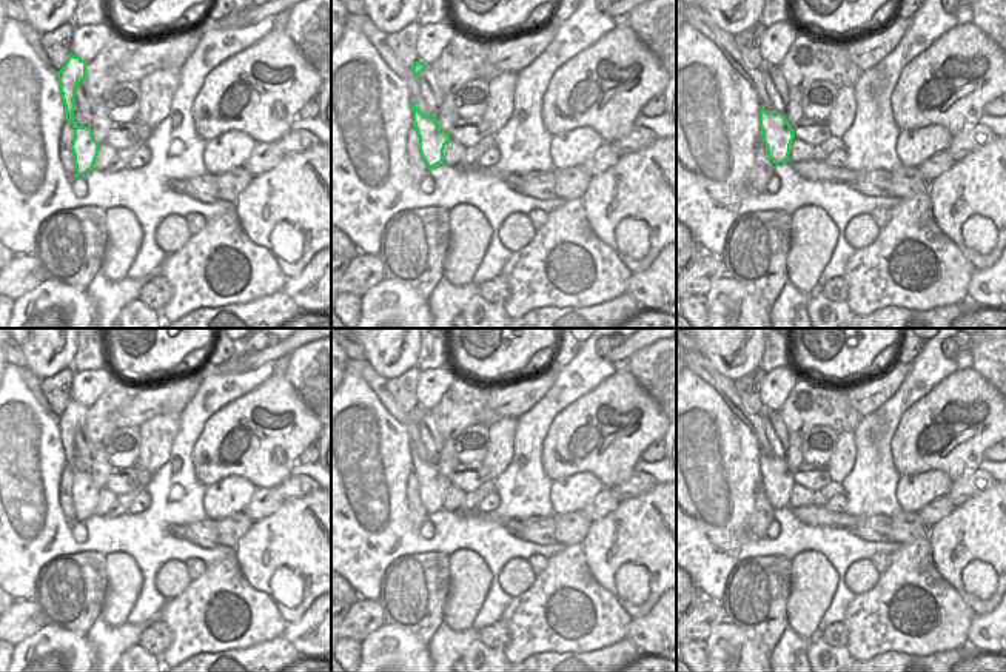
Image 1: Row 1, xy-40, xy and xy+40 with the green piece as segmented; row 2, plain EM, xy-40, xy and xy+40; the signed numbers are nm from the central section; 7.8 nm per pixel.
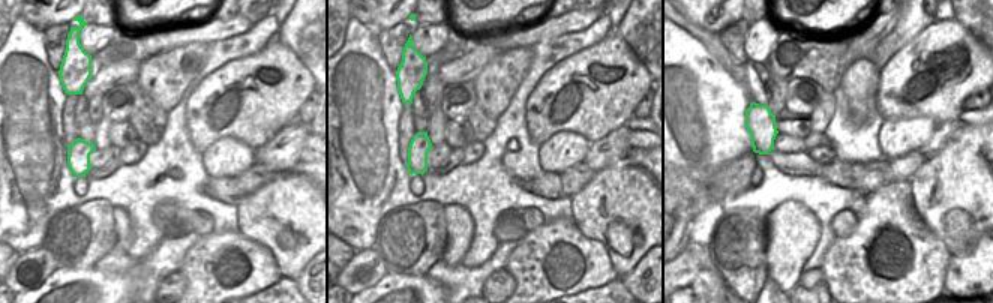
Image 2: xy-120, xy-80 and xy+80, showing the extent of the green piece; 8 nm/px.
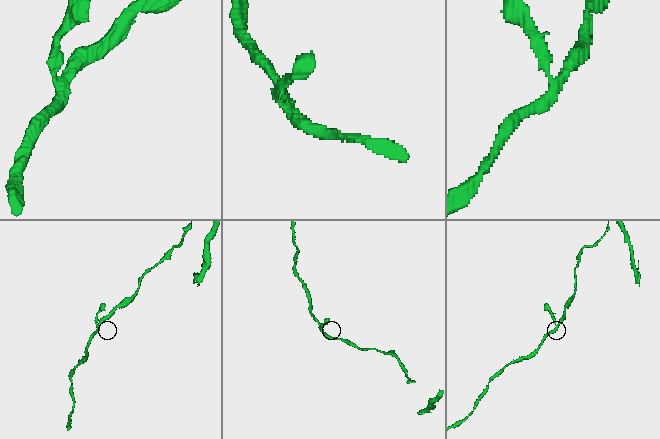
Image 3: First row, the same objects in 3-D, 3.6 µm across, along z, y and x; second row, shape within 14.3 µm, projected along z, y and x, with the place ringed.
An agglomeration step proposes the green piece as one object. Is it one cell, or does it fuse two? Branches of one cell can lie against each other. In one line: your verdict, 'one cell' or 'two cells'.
one cell

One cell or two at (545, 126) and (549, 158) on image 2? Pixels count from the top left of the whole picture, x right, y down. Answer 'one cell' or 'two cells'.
two cells

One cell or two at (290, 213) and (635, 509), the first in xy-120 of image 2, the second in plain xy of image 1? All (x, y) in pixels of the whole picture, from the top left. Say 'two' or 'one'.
one

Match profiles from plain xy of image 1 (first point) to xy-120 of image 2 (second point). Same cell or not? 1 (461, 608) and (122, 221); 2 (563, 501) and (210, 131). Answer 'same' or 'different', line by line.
1: same
2: different

